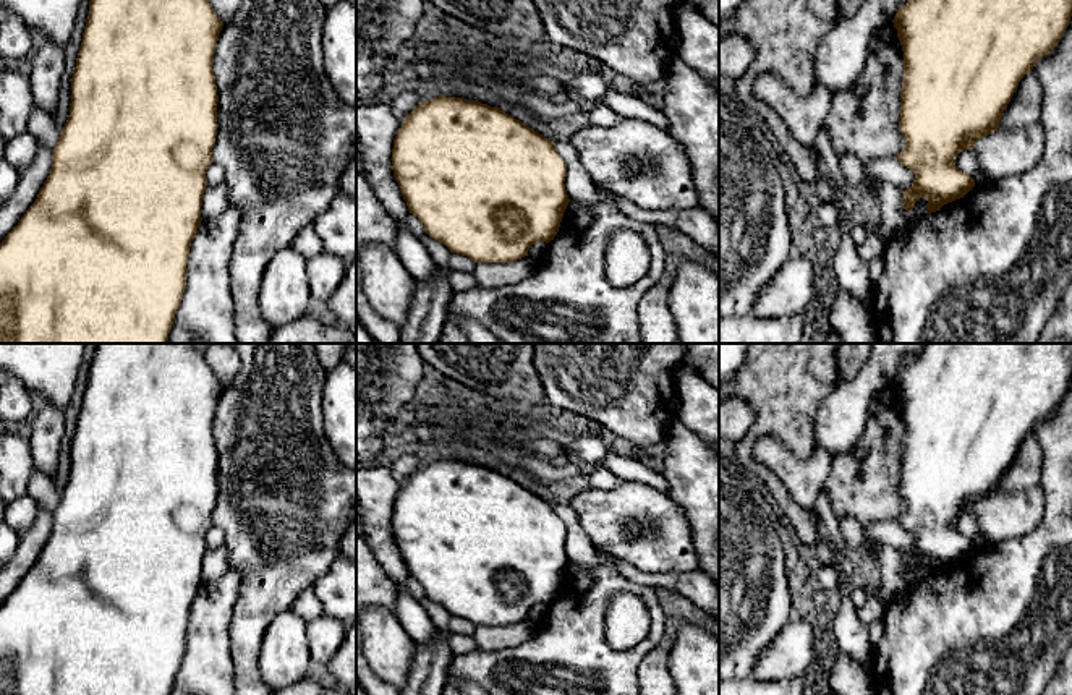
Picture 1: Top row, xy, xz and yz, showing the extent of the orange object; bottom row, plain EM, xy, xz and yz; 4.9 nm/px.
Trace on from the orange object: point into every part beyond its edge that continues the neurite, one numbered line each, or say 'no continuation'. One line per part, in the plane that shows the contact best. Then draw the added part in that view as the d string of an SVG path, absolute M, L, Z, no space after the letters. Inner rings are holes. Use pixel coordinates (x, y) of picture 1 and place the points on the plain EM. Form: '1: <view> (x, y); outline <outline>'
no continuation

